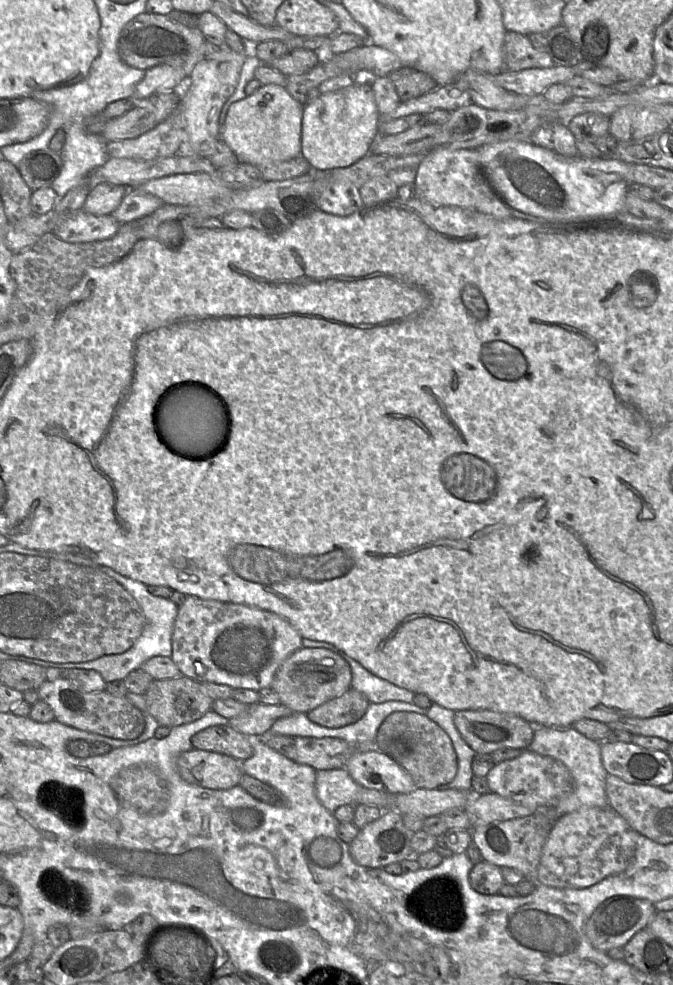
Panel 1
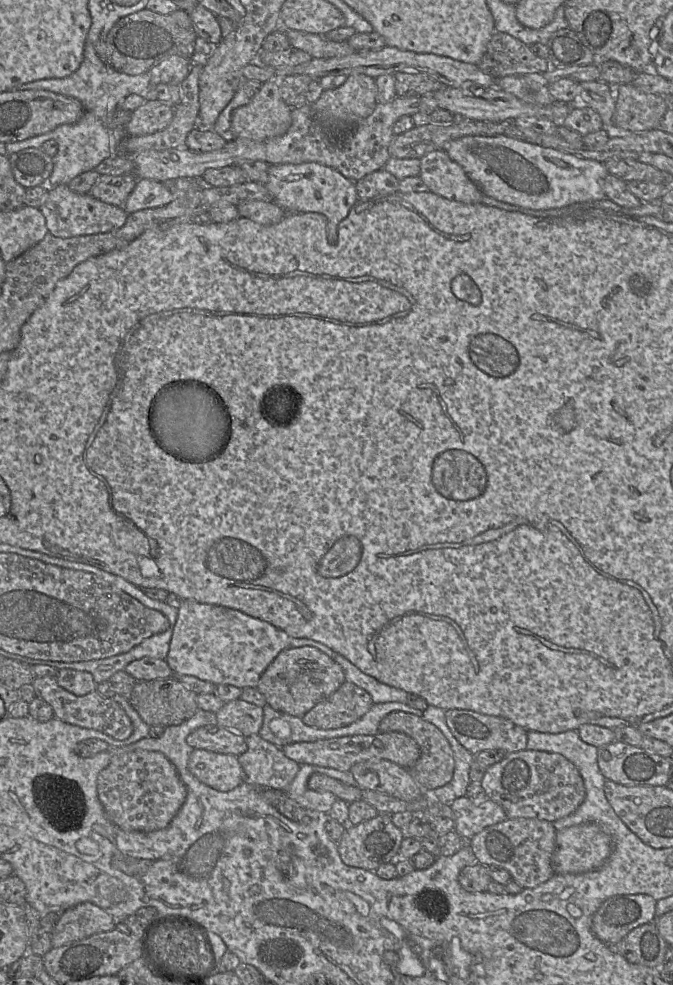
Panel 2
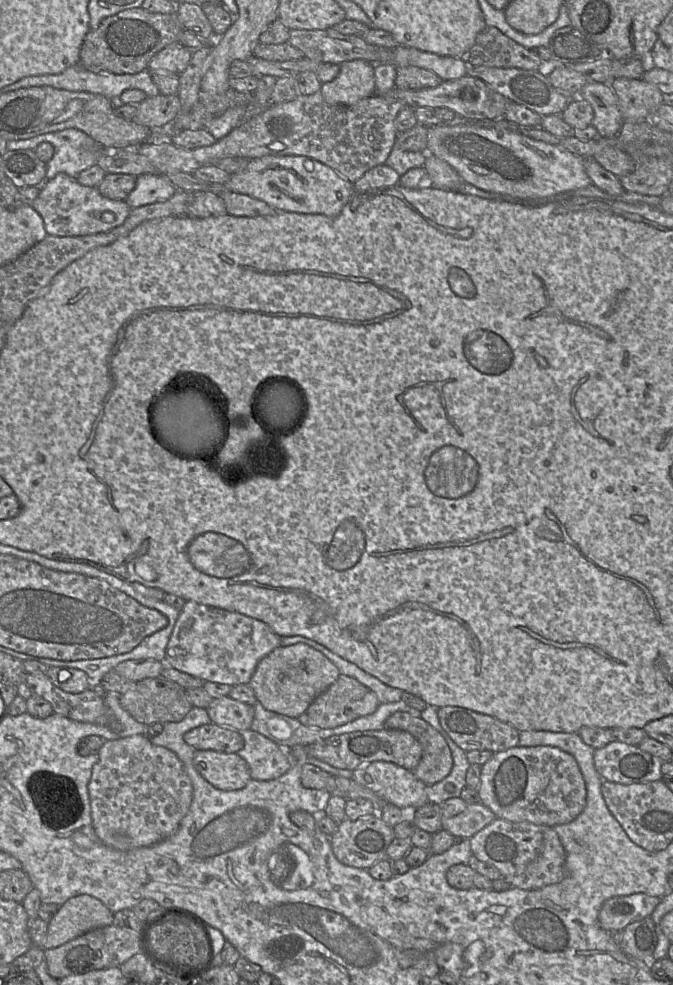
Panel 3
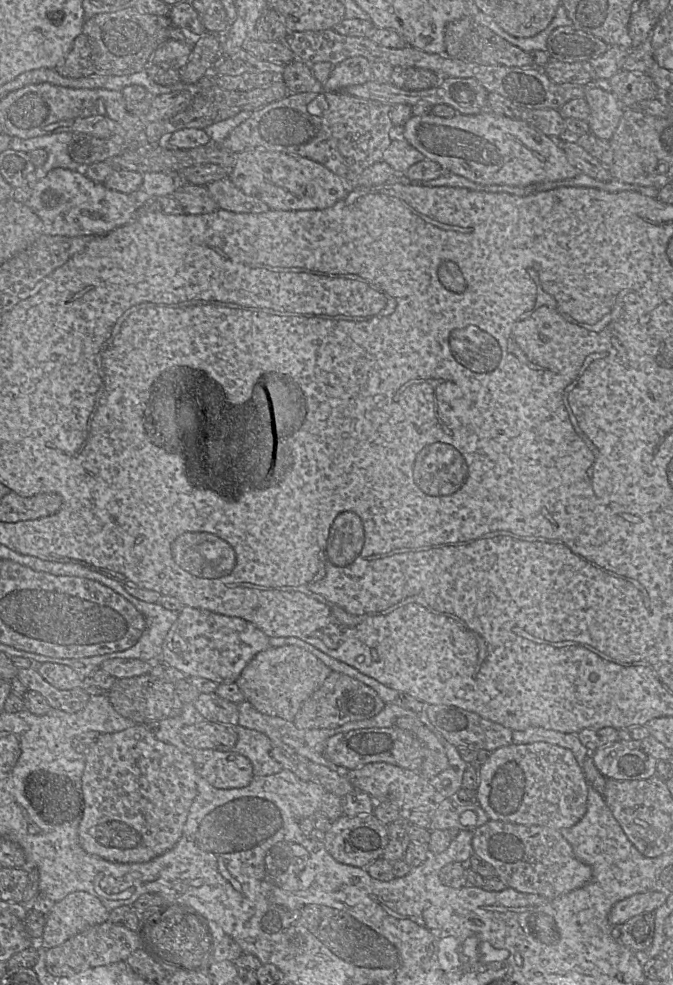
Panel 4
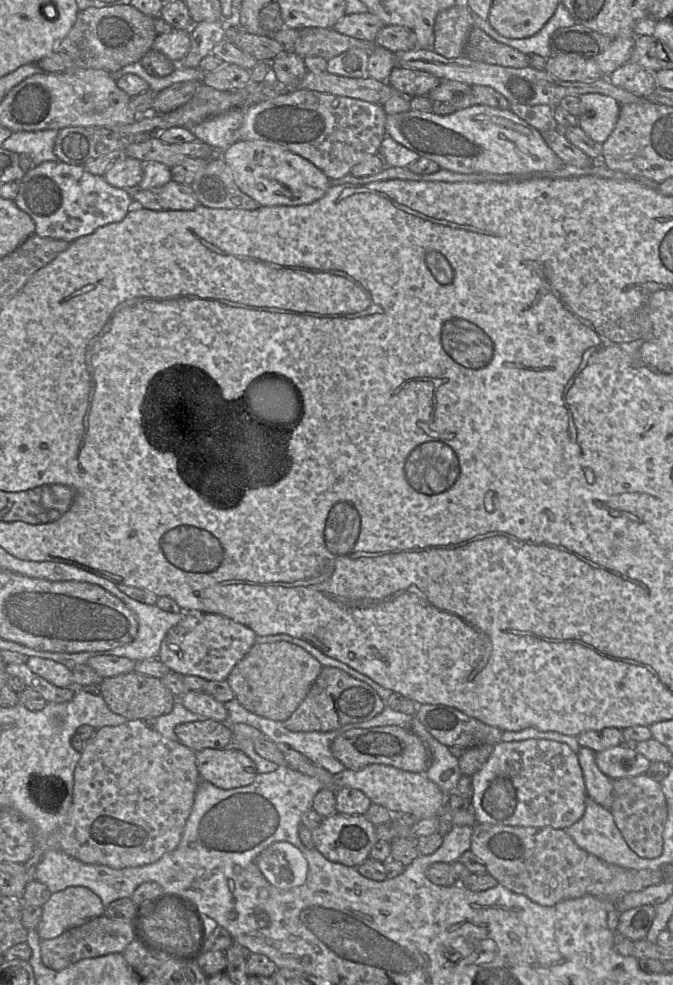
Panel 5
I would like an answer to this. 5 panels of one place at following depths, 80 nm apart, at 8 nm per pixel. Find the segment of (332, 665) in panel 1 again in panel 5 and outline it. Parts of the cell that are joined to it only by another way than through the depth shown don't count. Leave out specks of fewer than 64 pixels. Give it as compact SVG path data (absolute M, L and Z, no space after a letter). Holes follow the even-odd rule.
M285 641L255 643L234 666L226 681L234 696L248 711L284 722L303 701L323 666L303 648Z

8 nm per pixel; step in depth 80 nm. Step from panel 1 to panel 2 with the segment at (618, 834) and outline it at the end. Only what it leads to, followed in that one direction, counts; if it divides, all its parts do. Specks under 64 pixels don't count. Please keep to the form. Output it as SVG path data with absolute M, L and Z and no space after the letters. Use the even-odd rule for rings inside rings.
M596 823L556 831L555 874L582 874L601 867L613 850L611 837Z

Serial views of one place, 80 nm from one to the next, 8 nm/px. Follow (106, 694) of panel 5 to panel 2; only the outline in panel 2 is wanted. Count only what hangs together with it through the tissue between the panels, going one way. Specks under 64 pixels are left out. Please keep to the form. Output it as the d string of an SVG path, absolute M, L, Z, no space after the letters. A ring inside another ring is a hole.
M173 676L137 681L128 699L149 726L179 725L197 712L197 694Z

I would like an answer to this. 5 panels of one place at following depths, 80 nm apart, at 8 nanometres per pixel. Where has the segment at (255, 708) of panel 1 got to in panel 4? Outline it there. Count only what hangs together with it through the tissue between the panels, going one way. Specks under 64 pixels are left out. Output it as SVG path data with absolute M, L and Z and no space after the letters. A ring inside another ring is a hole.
M200 693L192 704L207 721L238 726L239 712L236 703L227 701L215 693Z

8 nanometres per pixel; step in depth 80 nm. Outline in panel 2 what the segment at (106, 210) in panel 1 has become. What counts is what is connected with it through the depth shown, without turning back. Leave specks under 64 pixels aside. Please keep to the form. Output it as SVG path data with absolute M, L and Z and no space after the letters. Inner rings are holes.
M134 174L103 175L91 189L90 194L102 202L123 206L136 181Z

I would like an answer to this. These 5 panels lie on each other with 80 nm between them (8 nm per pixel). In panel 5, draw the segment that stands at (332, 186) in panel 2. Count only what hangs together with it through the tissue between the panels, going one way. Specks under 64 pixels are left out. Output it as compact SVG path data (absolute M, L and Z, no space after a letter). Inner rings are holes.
M236 141L221 155L239 189L261 207L311 204L321 199L333 185L330 178L307 159L262 141Z

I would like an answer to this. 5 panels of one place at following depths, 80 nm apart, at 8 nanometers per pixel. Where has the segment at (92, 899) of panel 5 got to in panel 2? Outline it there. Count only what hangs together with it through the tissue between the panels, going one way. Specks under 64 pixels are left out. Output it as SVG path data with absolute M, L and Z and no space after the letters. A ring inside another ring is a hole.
M83 902L61 913L51 935L51 943L58 948L115 927L116 920L112 915L91 902Z

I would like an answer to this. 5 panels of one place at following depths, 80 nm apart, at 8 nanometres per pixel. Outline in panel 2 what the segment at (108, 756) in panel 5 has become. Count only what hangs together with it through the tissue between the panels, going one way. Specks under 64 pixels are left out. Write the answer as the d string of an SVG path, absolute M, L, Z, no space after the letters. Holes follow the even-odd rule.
M126 746L110 749L110 763L97 778L98 797L108 818L125 831L151 832L167 827L187 795L174 765L158 751L126 751Z

